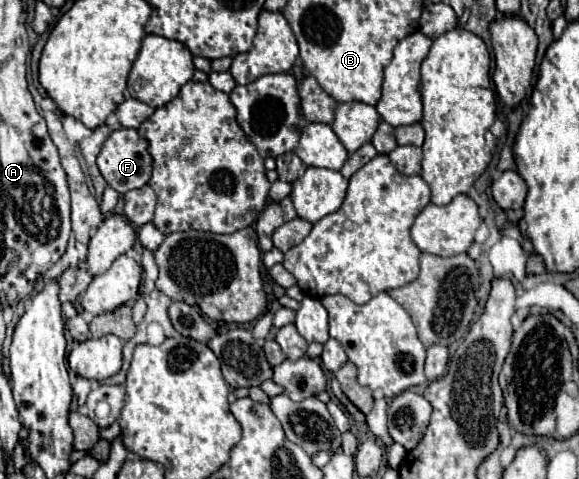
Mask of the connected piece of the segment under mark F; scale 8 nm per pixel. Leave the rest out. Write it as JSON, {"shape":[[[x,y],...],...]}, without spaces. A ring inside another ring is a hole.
{"shape":[[[135,129],[113,131],[101,147],[97,165],[105,181],[121,195],[147,185],[151,177],[151,155]]]}

